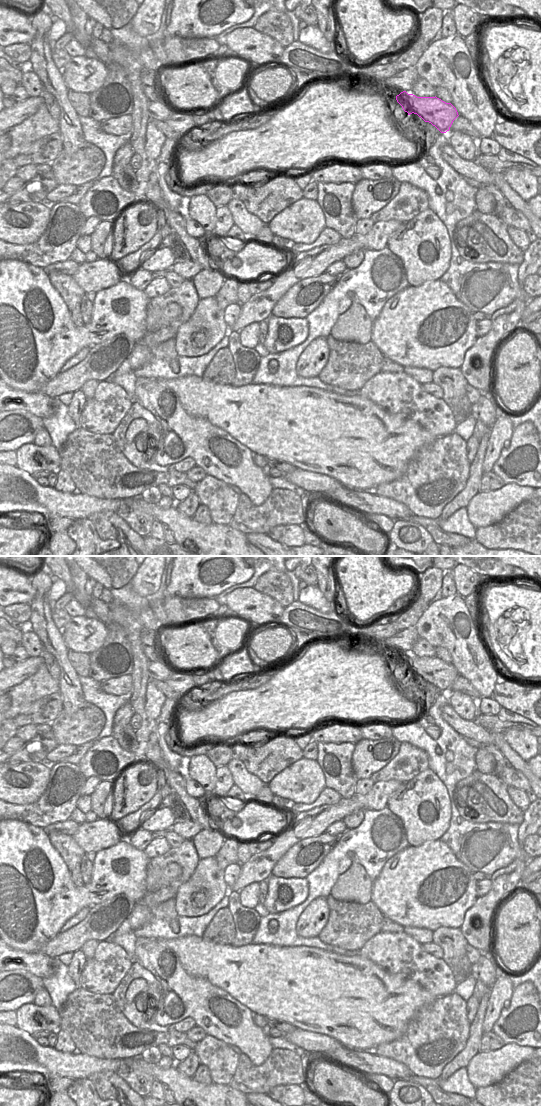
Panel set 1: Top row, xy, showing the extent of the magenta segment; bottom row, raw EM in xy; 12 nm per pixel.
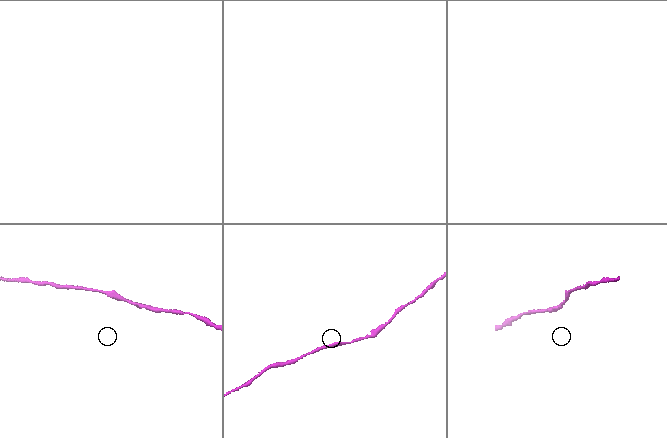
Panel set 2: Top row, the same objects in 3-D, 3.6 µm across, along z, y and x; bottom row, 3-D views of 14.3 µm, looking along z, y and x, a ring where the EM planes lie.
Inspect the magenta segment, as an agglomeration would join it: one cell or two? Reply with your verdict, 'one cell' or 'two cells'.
one cell

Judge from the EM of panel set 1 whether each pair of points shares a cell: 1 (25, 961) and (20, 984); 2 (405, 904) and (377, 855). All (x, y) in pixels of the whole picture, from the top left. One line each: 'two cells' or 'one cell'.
1: two cells
2: two cells

